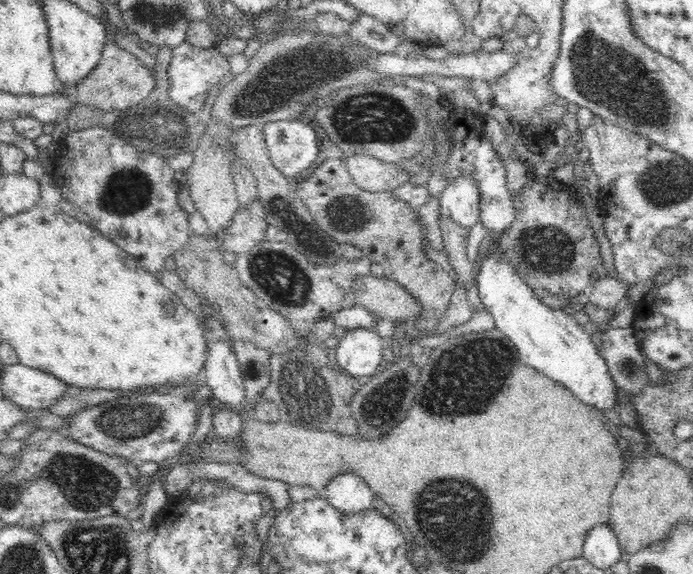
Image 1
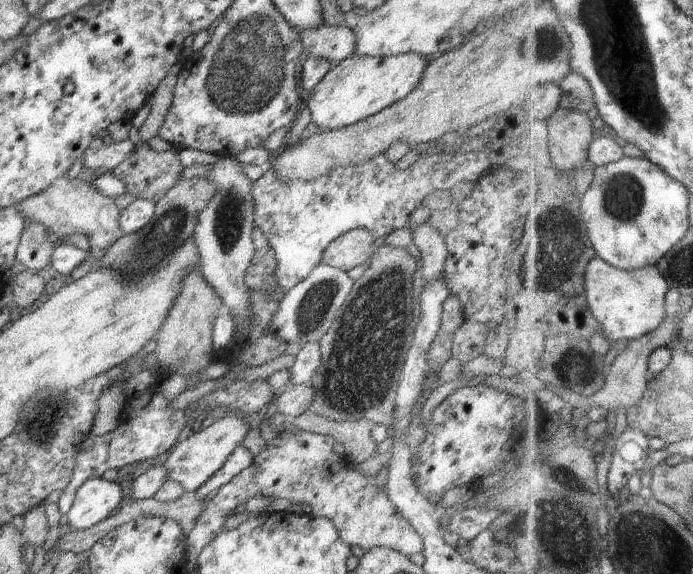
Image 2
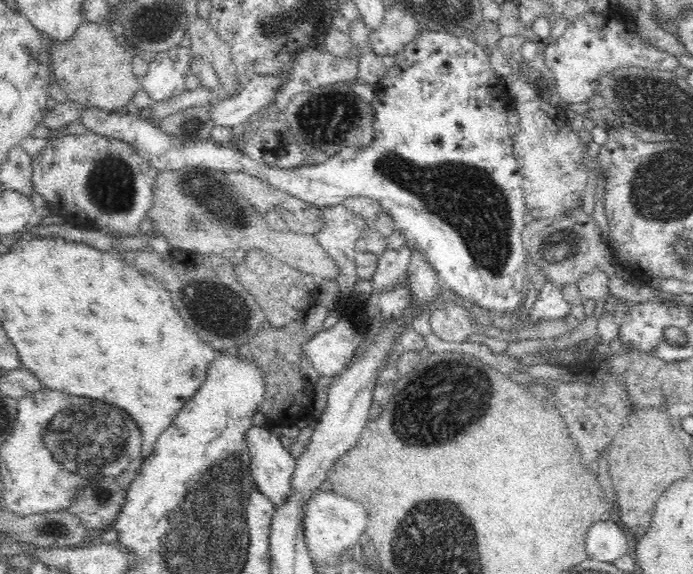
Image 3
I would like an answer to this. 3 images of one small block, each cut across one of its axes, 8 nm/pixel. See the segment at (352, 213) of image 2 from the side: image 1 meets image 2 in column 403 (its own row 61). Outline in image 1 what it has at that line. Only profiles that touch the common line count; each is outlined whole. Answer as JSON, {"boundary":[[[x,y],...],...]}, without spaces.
{"boundary":[[[184,41],[173,48],[172,58],[167,68],[170,98],[186,110],[199,114],[208,98],[208,92],[230,71],[228,58],[216,49],[216,44],[211,48],[199,48]]]}

